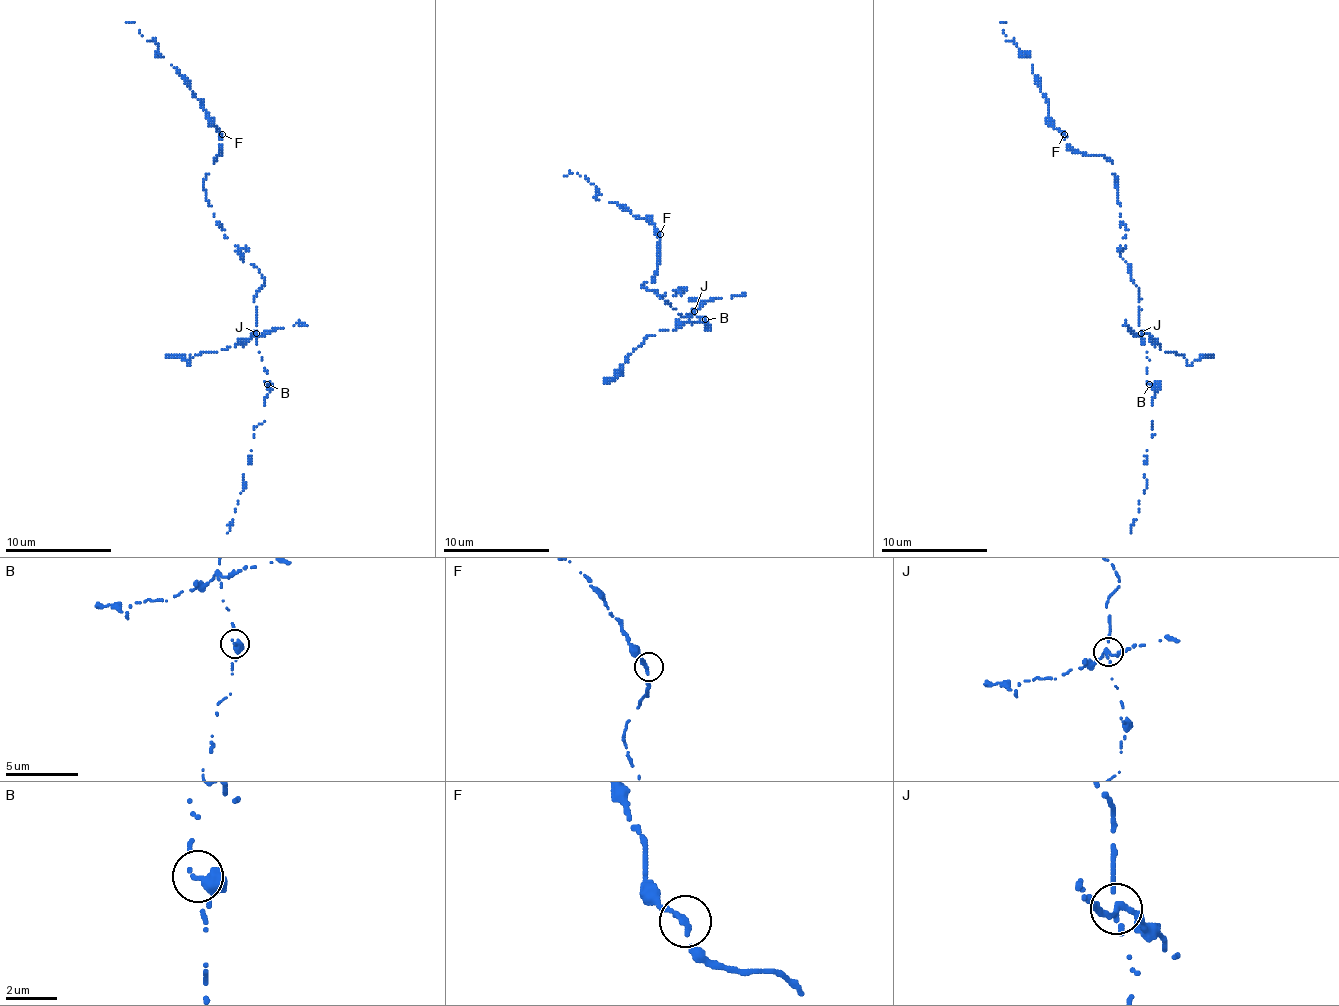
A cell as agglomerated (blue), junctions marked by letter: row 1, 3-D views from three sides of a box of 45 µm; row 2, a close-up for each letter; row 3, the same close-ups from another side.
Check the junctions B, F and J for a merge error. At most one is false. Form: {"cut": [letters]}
{"cut": ["J"]}

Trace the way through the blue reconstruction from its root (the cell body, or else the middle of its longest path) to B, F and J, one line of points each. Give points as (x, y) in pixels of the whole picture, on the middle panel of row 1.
B: (678, 290), (681, 295), (697, 298), (702, 303), (692, 309), (700, 319), (702, 317), (705, 319)
F: (678, 290), (673, 295), (657, 295), (641, 287), (652, 282), (657, 272), (660, 240), (657, 234), (660, 234)
J: (678, 290), (681, 295), (697, 298), (702, 303), (692, 309), (694, 311)

